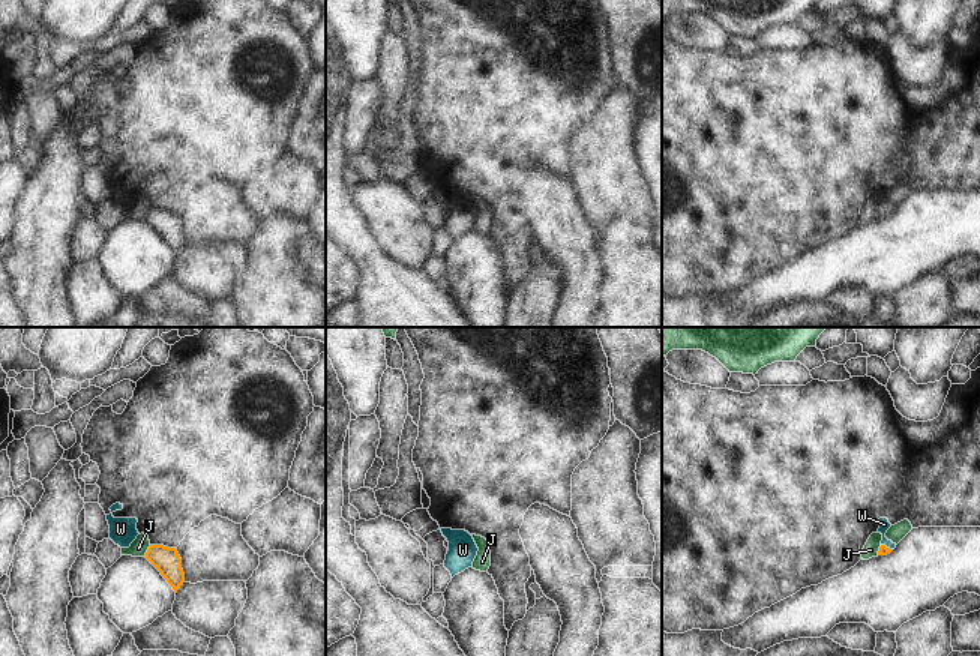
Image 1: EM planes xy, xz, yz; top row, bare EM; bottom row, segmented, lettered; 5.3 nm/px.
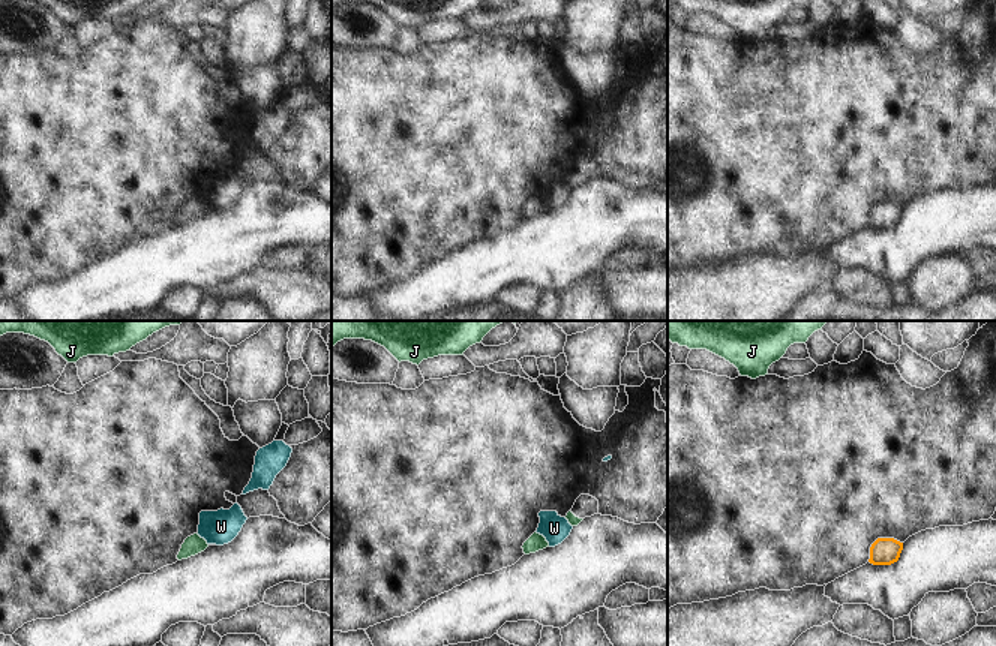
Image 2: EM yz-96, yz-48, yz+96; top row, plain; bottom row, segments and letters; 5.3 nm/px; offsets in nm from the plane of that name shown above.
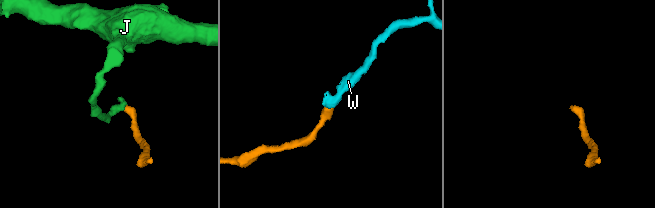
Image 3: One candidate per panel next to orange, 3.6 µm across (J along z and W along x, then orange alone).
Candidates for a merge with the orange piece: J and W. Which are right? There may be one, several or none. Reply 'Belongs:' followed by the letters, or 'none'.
Belongs: W.

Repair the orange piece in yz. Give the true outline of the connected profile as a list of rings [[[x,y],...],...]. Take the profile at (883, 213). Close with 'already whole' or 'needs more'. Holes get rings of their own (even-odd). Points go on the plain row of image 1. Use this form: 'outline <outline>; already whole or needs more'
outline [[[879,182],[878,188],[879,188],[878,197],[882,198],[882,204],[881,204],[881,210],[879,210],[878,219],[887,219],[896,212],[896,207],[893,207],[891,204],[888,204],[885,201],[885,197],[891,191],[891,188],[888,186],[887,182]]]; needs more

